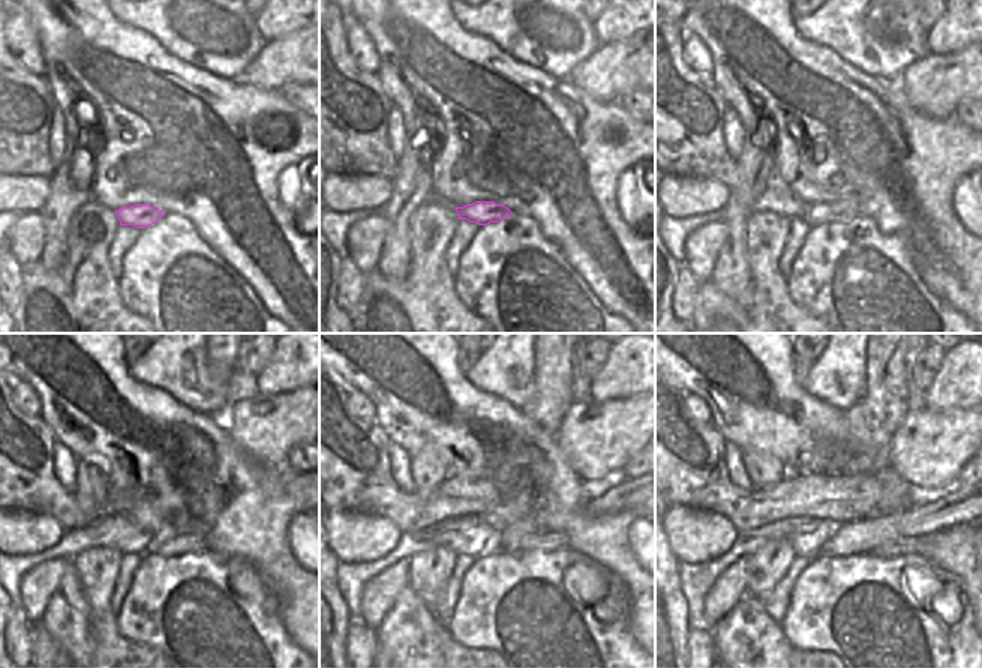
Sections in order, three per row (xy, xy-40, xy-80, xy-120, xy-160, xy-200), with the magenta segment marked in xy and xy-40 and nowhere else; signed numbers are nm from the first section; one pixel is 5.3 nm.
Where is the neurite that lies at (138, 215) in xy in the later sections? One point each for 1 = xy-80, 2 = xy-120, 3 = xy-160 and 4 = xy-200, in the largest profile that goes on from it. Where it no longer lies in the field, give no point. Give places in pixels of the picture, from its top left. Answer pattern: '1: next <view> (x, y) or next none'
1: next xy-80 (843, 210)
2: next xy-120 (183, 544)
3: next xy-160 (543, 541)
4: next xy-200 (906, 545)

